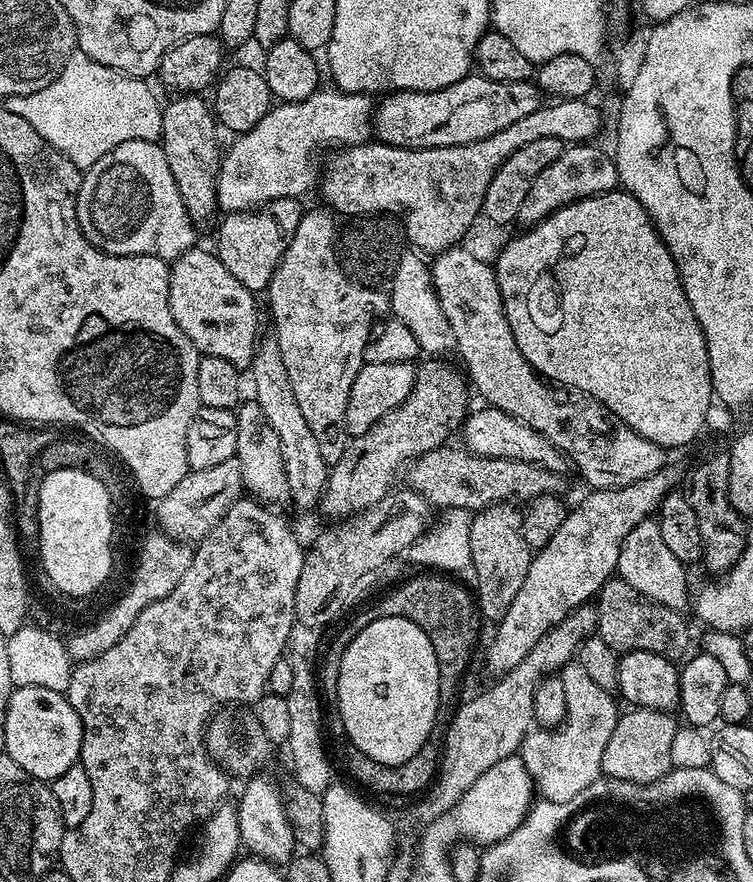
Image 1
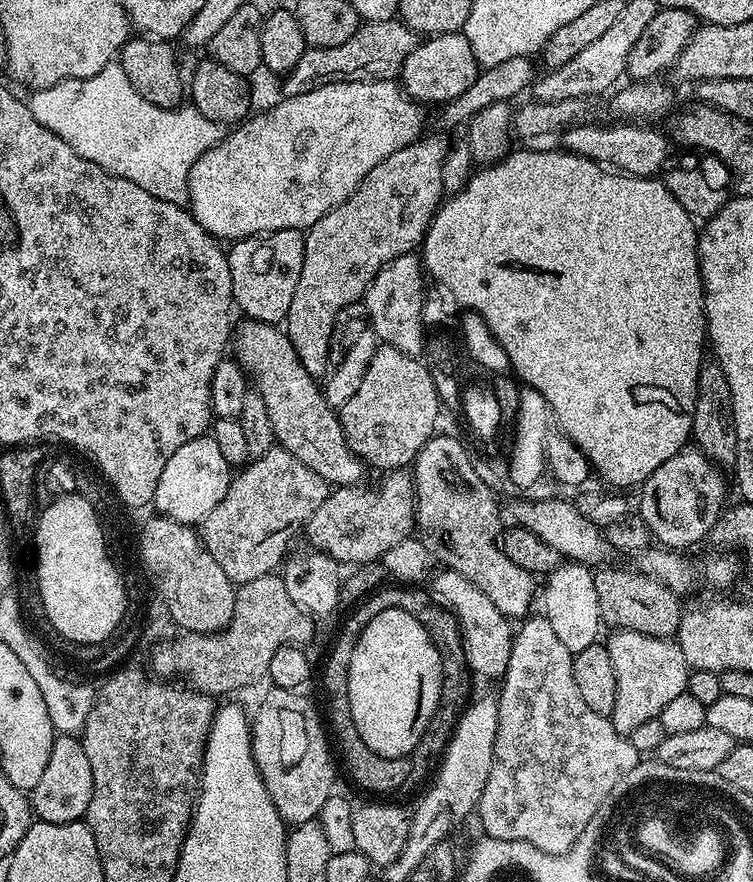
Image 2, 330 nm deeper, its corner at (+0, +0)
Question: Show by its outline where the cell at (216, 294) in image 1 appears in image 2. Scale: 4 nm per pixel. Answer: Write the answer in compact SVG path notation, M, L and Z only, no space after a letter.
M257 320L241 321L234 328L234 359L244 369L254 391L262 394L262 402L266 402L276 444L290 450L298 462L310 466L330 486L359 485L366 465L350 450L337 409L328 405L321 385L302 366L287 331Z

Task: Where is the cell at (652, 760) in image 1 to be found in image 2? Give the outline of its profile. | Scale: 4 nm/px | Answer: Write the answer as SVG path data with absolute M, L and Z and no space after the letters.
M619 630L611 635L606 643L618 678L618 694L614 694L614 710L610 719L618 734L631 737L632 731L642 726L642 722L659 718L662 709L686 691L690 669L675 639Z

